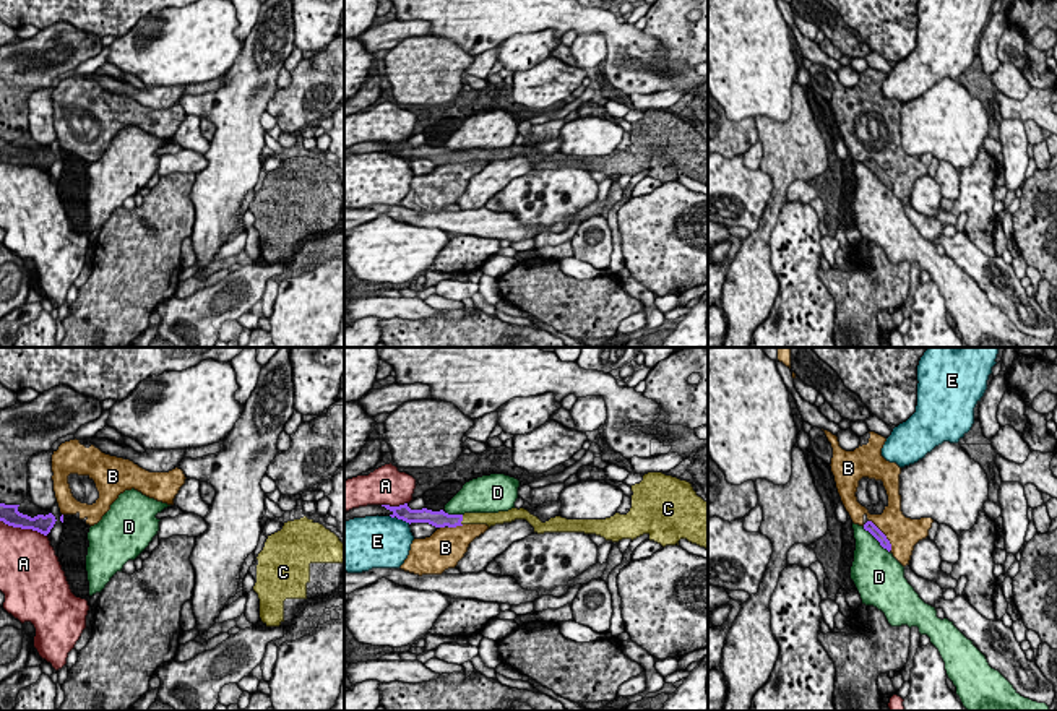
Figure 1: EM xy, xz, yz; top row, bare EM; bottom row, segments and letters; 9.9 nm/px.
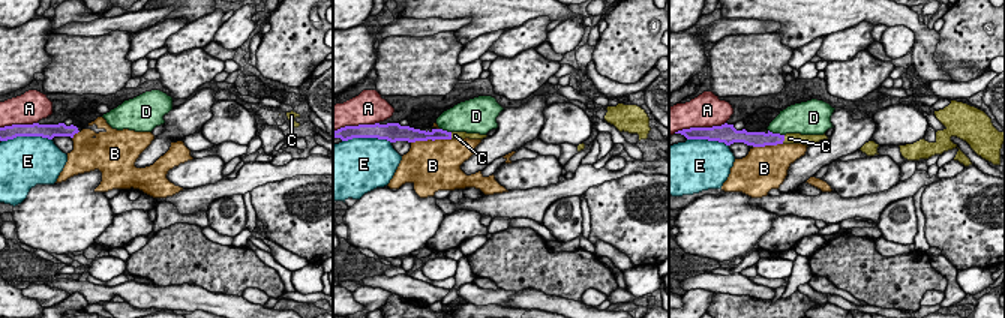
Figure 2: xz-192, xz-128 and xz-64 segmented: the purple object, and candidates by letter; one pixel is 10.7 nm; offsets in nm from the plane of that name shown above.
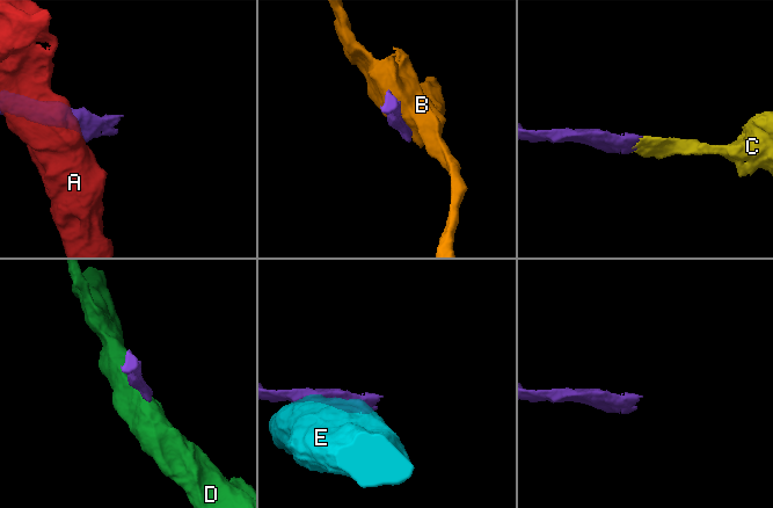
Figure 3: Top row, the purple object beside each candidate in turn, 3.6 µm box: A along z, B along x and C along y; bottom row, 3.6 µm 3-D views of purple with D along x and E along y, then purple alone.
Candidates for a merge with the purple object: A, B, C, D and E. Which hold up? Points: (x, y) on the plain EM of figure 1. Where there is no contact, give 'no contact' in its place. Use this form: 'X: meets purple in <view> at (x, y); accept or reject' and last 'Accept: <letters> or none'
A: meets purple in xy at (23, 164); reject
B: meets purple in yz at (884, 171); reject
C: meets purple in xz at (461, 156); accept
D: meets purple in yz at (875, 174); reject
E: meets purple in xz at (403, 156); reject
Accept: C

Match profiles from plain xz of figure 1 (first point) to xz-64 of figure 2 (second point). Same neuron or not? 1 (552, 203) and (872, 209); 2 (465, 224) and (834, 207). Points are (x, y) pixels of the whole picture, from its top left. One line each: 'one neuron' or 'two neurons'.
1: two neurons
2: one neuron

